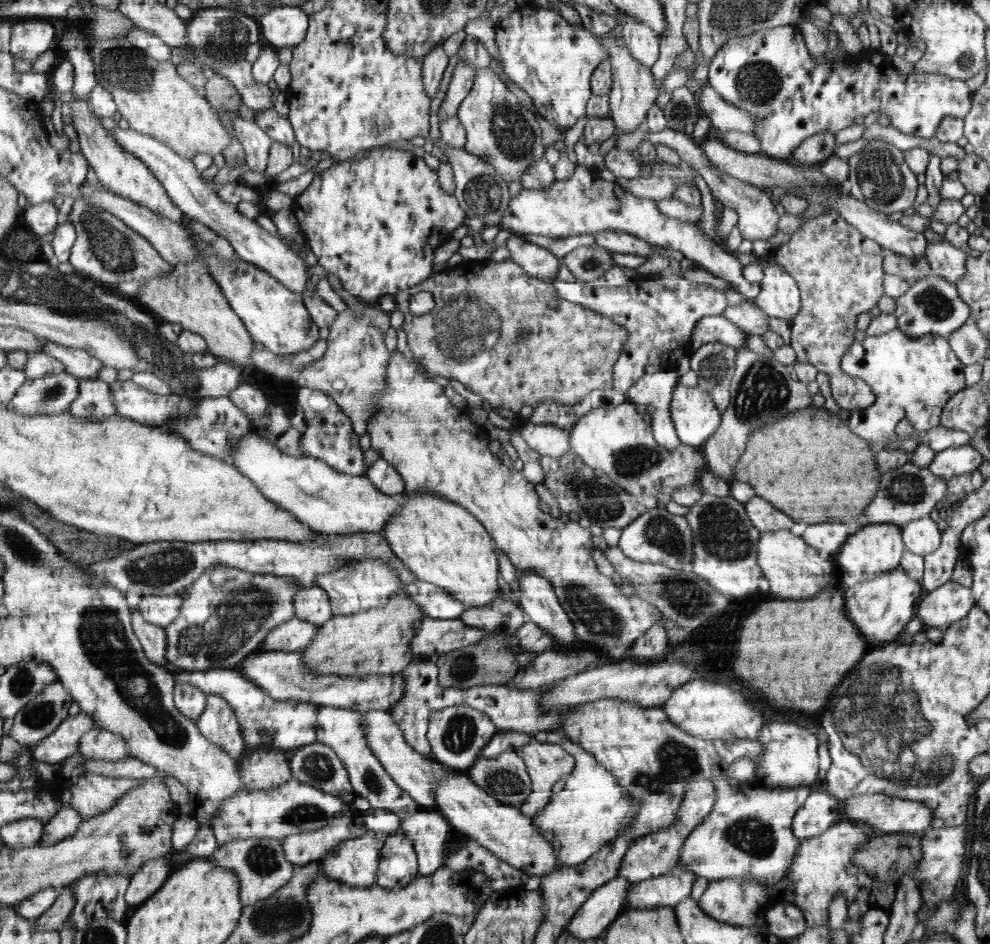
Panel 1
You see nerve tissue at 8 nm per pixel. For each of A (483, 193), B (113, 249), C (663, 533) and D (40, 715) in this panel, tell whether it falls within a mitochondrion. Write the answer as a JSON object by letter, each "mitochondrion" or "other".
{"A":"mitochondrion","B":"mitochondrion","C":"mitochondrion","D":"mitochondrion"}

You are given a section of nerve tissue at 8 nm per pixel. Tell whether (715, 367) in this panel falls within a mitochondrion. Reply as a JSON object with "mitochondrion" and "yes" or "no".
{"mitochondrion":"yes"}

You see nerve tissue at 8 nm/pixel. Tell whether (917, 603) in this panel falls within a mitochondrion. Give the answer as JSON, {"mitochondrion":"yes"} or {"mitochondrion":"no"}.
{"mitochondrion":"no"}

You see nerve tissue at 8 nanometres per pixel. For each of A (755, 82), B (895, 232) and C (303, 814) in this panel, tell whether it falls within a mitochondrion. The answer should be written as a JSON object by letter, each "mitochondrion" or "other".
{"A":"mitochondrion","B":"other","C":"mitochondrion"}

